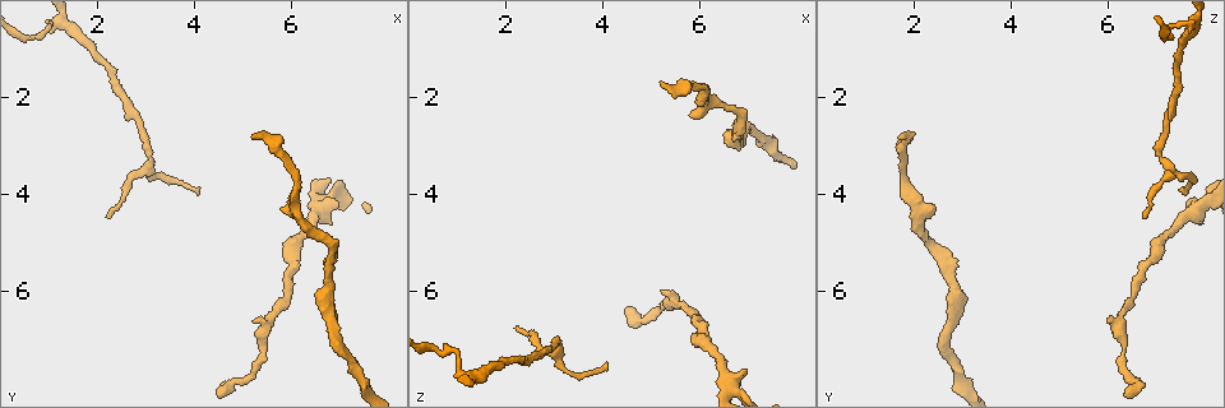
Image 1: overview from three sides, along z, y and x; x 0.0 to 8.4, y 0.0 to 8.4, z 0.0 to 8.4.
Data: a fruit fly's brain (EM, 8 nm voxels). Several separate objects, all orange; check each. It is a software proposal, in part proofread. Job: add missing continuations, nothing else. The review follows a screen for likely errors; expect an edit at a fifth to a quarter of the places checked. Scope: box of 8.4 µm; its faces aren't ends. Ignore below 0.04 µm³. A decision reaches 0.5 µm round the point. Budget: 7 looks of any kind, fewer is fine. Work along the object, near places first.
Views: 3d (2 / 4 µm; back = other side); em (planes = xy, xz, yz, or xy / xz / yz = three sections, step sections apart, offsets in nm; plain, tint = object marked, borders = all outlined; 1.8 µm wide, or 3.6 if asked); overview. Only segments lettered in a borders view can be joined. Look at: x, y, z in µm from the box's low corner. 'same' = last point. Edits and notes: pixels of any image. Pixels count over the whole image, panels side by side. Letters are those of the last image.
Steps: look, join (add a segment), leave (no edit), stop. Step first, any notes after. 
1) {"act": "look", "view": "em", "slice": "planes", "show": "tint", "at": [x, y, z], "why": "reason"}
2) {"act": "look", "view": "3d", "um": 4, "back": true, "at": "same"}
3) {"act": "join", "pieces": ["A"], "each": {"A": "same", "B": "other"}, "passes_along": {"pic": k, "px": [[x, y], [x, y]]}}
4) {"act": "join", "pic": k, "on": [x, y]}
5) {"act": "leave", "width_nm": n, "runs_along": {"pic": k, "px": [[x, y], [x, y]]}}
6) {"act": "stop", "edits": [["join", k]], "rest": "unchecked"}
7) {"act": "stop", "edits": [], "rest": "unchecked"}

{"act": "look", "view": "em", "slice": "planes", "show": "tint", "at": [5.15, 2.85, 1.70], "why": "free end"}

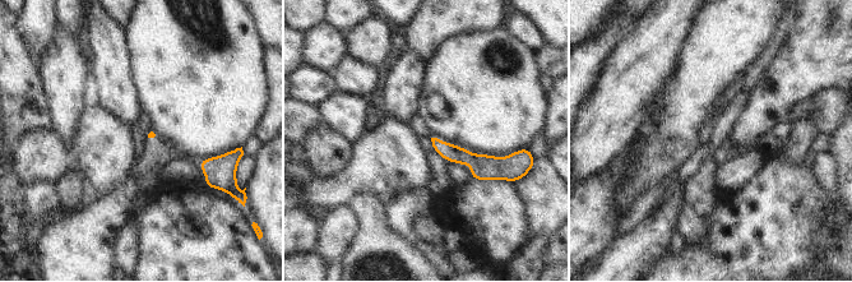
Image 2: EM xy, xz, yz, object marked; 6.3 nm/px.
{"act": "look", "view": "em", "slice": "planes", "show": "borders", "at": "same"}

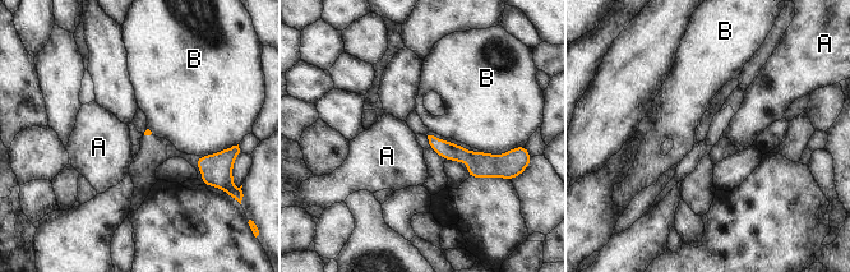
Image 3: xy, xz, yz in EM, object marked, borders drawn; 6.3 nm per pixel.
{"act": "leave", "width_nm": 70, "each": {"A": "other", "B": "other"}, "border": {"pic": 3, "px": [[511, 148], [502, 153], [483, 152]]}, "found": "none of them fits"}

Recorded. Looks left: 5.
{"act": "look", "view": "3d", "um": 4, "at": [6.60, 4.30, 7.80]}

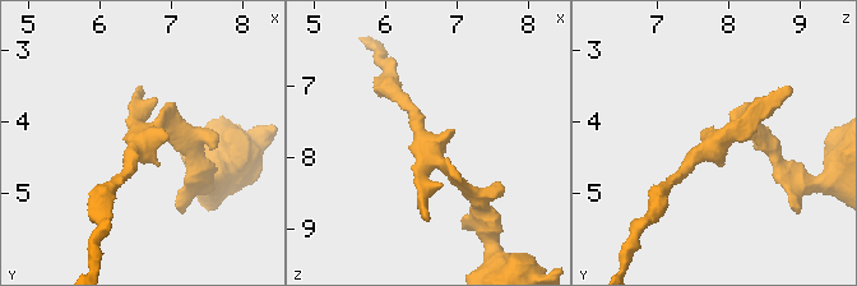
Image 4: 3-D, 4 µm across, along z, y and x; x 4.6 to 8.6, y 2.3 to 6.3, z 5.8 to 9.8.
{"act": "look", "view": "em", "um": 3.6, "slice": "xz", "step": 16, "show": "tint", "at": [6.60, 4.30, 7.85]}

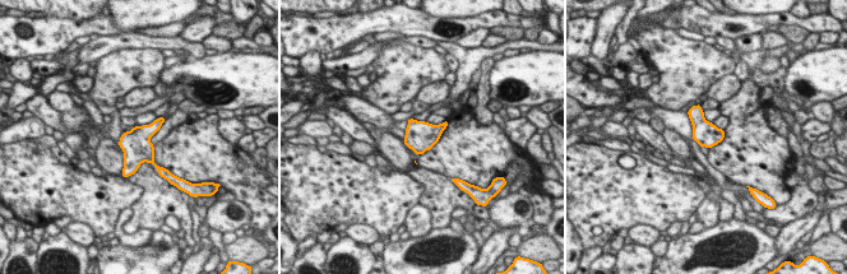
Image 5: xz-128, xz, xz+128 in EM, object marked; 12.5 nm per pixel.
{"act": "look", "view": "em", "um": 3.6, "slice": "planes", "show": "borders", "at": "same"}

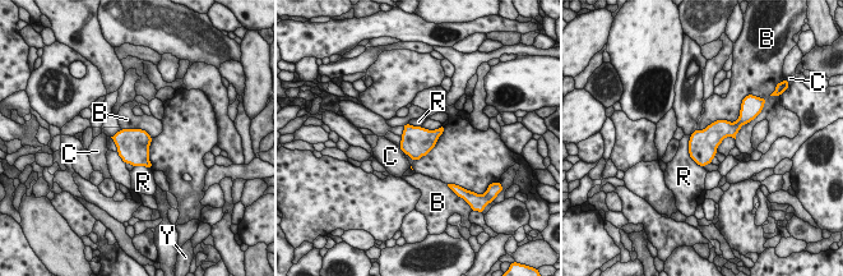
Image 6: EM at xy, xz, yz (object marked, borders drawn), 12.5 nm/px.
{"act": "leave", "each": {"B": "other", "C": "other", "R": "other", "Y": "other"}, "border": {"pic": 6, "px": [[740, 115], [696, 129]]}, "found": "no lettered segment goes on from it"}

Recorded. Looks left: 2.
{"act": "stop", "edits": [], "rest": "unchecked"}

